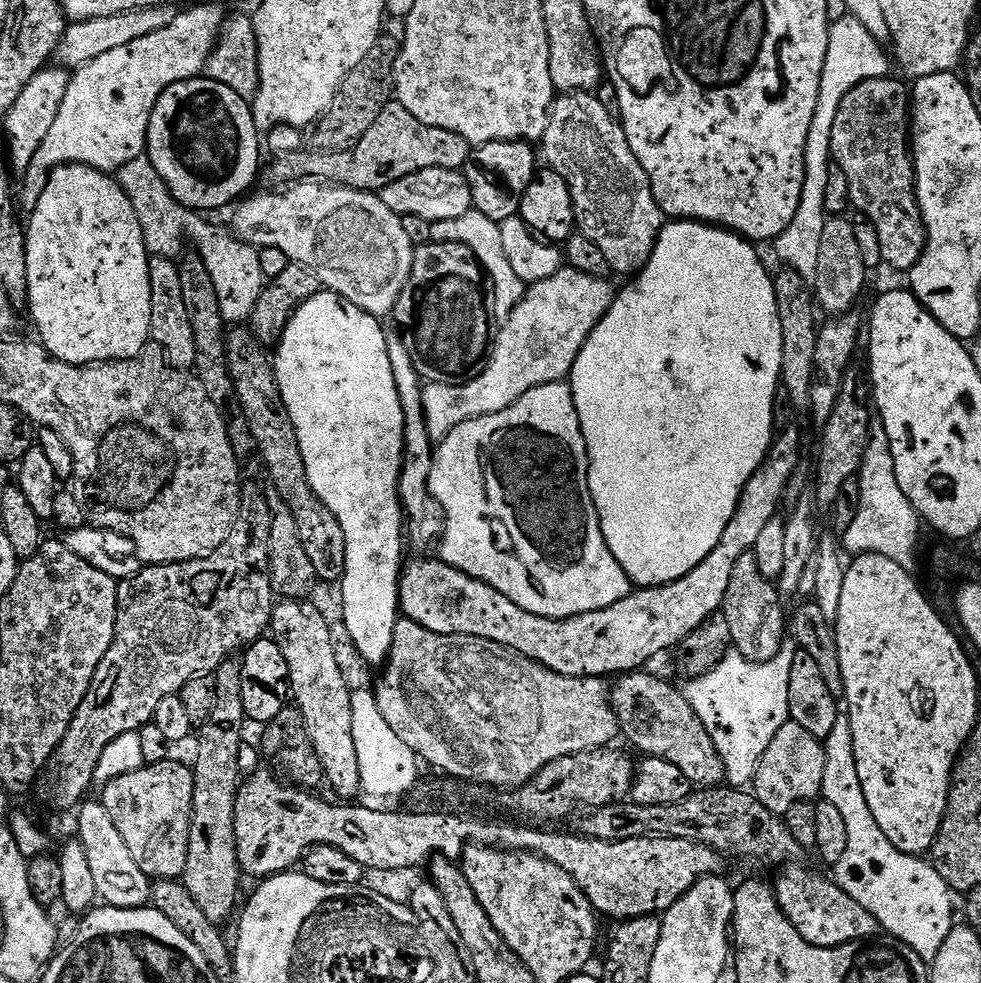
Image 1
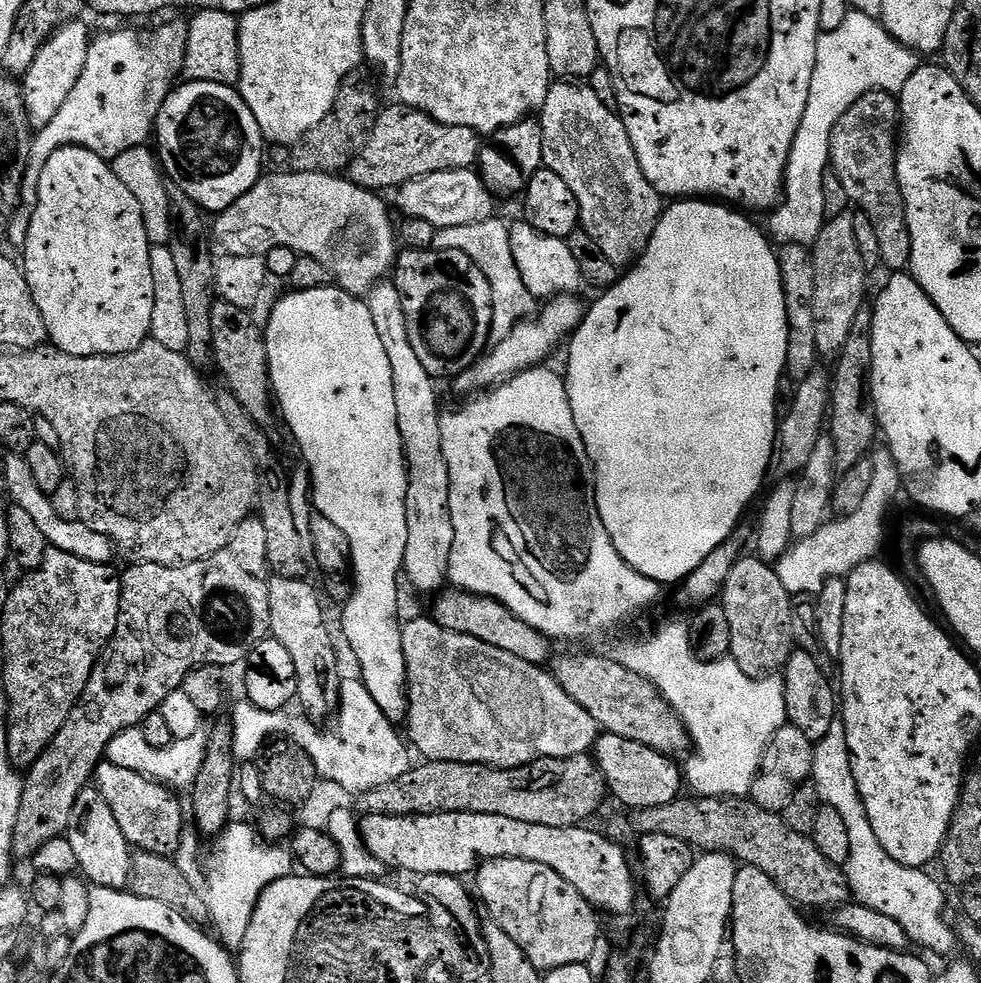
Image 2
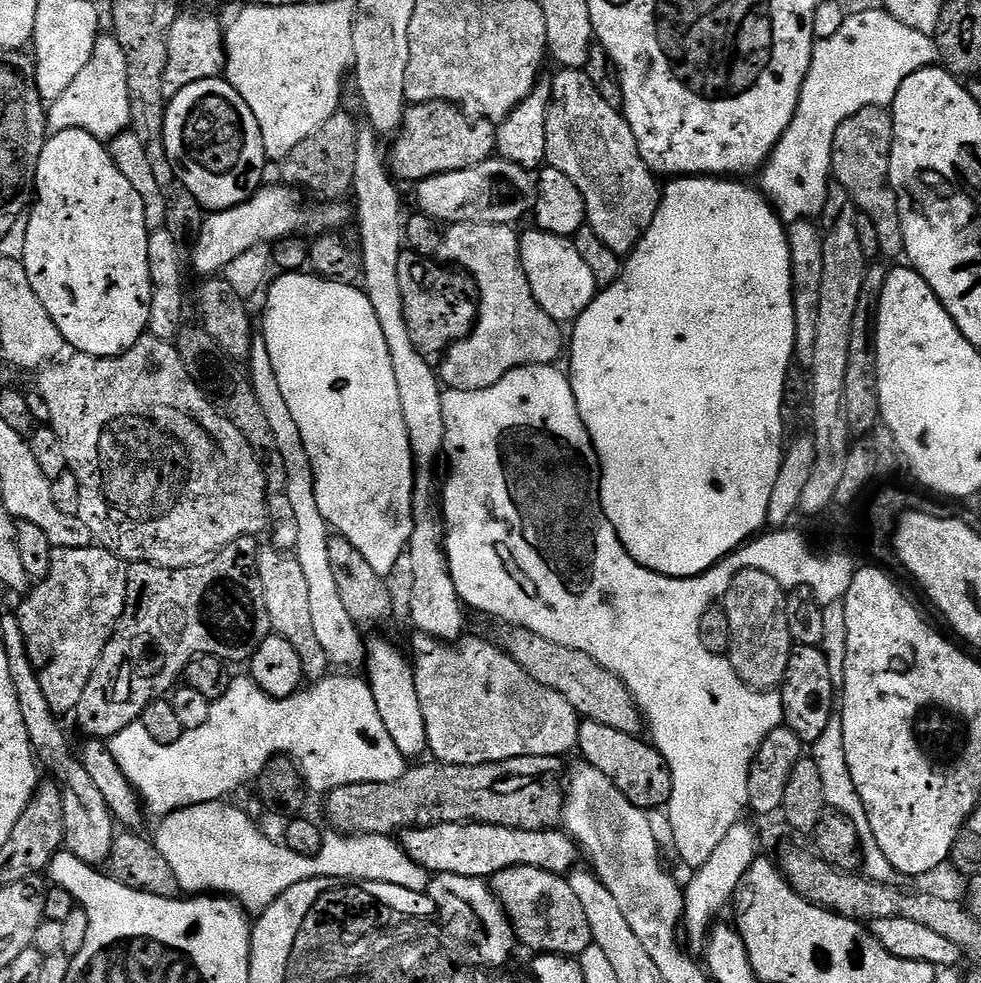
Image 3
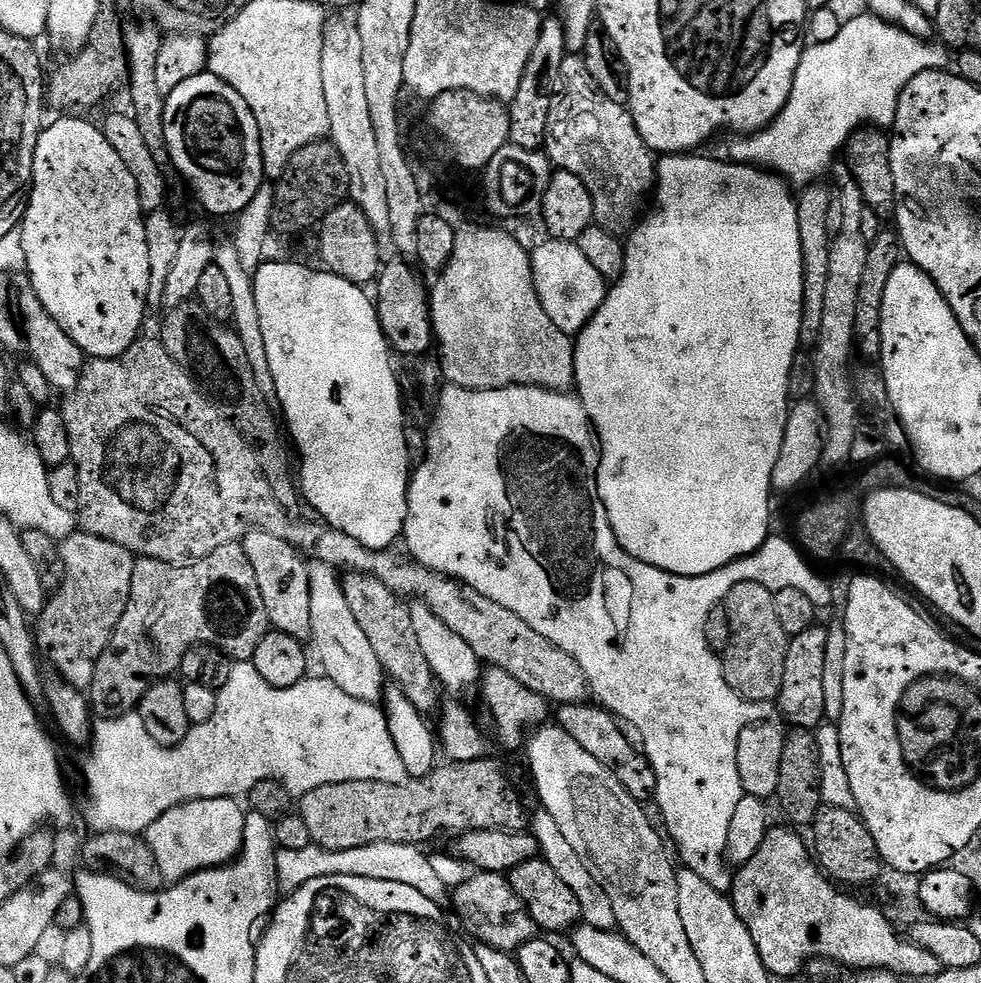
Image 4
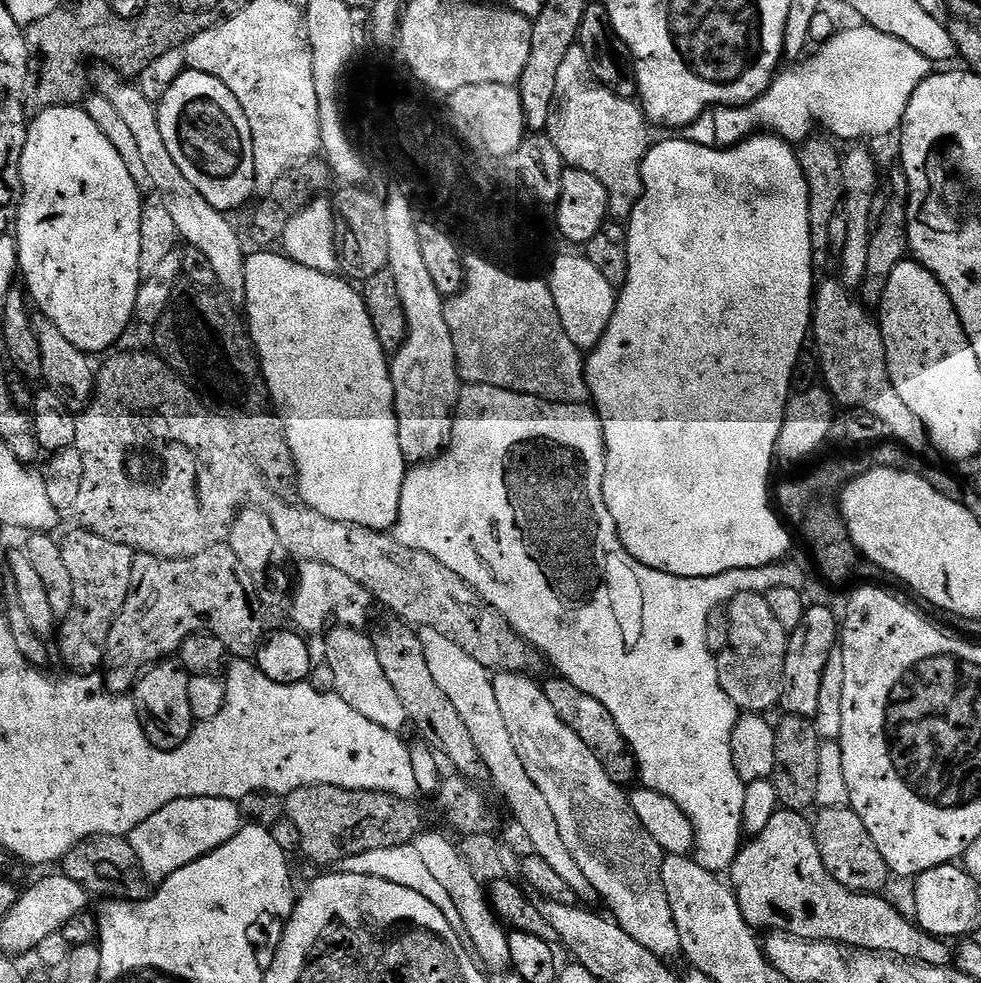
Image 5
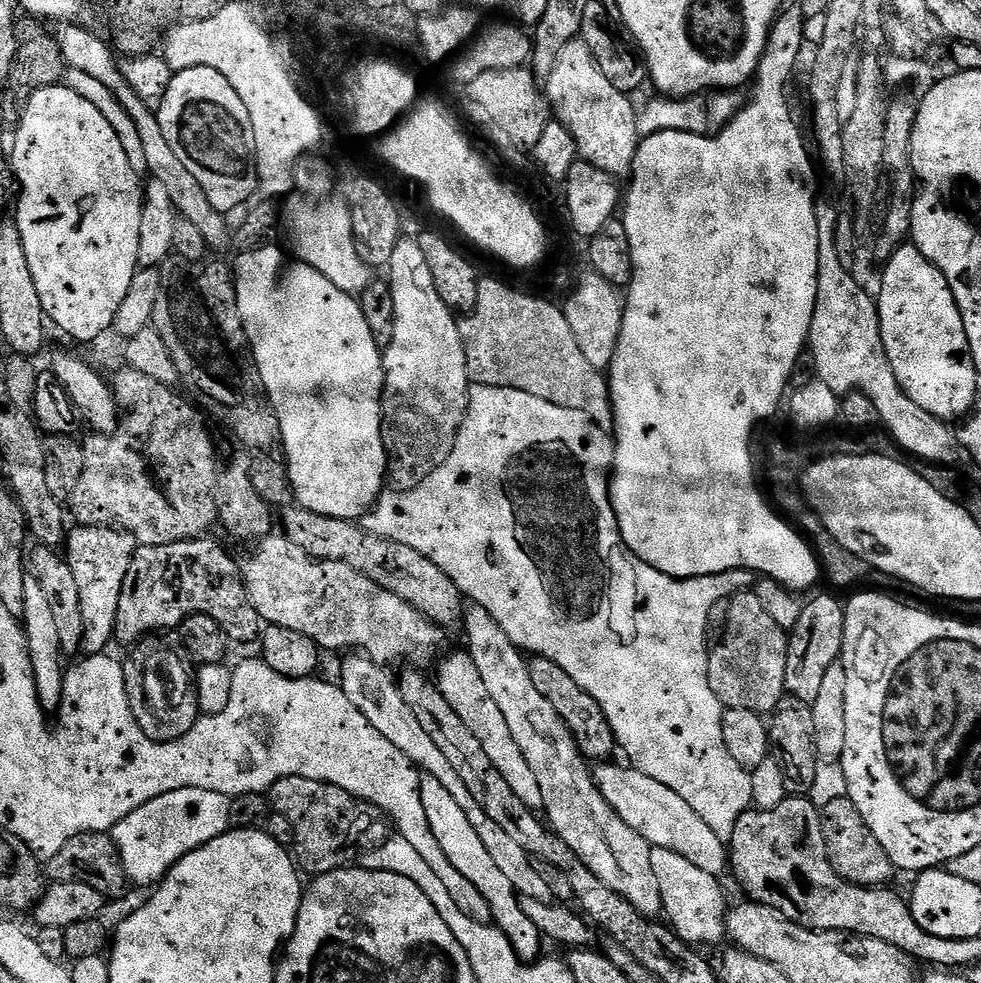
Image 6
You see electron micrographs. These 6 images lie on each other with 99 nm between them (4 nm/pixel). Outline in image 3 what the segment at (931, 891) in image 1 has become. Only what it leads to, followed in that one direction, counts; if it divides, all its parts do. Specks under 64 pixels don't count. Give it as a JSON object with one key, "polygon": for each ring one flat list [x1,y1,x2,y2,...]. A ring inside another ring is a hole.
{"polygon":[[833,718,830,726,826,726,822,738,818,738,812,743,810,759,818,765,818,771,822,777,822,791,826,794,827,807,831,811,846,814,846,818,850,818,850,822,854,822,854,826,858,830,863,875,879,884,895,885,898,874,894,870,894,866,890,866,890,858,886,858,886,854,882,854,878,842,874,842,874,830,870,830,870,818,866,818,866,806,862,806,862,798,858,798,858,789,854,787,854,778,850,775,850,765,846,763,846,745,842,742,842,722,840,719]]}

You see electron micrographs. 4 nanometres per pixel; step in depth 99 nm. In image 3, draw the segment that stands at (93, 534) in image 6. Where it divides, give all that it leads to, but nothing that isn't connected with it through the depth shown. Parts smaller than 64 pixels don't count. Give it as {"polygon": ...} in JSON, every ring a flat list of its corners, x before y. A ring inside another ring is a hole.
{"polygon":[[103,546,53,548,50,574,39,581,21,599,25,600,20,608,15,609,18,626,22,626,22,638,26,638,26,654,38,674,38,682,42,682,42,694,46,694,46,702,50,702,50,710,57,717,75,713,78,702,82,702,86,682,90,682,102,658,102,650,106,650,120,624,128,597,128,570,125,561]]}

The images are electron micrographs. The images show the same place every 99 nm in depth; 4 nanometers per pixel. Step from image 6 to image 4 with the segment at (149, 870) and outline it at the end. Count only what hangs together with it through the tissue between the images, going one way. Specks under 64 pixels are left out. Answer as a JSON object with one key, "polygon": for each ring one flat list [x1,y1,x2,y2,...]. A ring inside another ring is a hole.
{"polygon":[[232,798,191,800,166,810,158,822,149,826,146,839,165,881,185,880,195,872,219,868,221,864,227,864,240,855,246,835,246,812,236,804,239,803]]}

